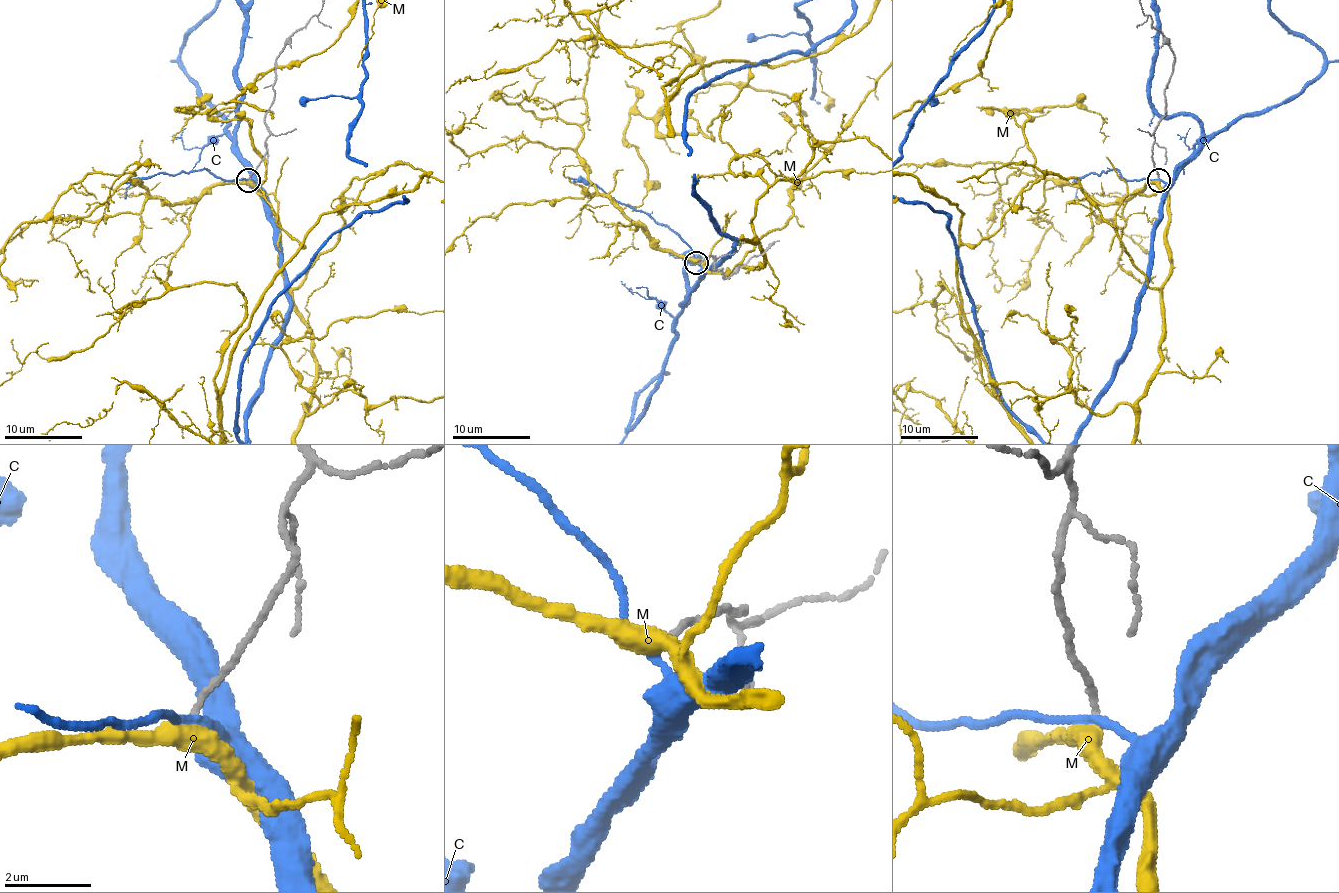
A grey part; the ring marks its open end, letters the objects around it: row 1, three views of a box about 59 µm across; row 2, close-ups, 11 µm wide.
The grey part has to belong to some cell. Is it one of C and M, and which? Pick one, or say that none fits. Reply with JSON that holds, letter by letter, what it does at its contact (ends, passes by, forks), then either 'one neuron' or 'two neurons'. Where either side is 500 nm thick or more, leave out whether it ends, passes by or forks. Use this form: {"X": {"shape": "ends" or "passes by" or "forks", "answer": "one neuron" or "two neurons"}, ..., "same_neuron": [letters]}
{"C": {"shape": "passes by", "answer": "two neurons"}, "M": {"shape": "passes by", "answer": "one neuron"}, "same_neuron": ["M"]}

